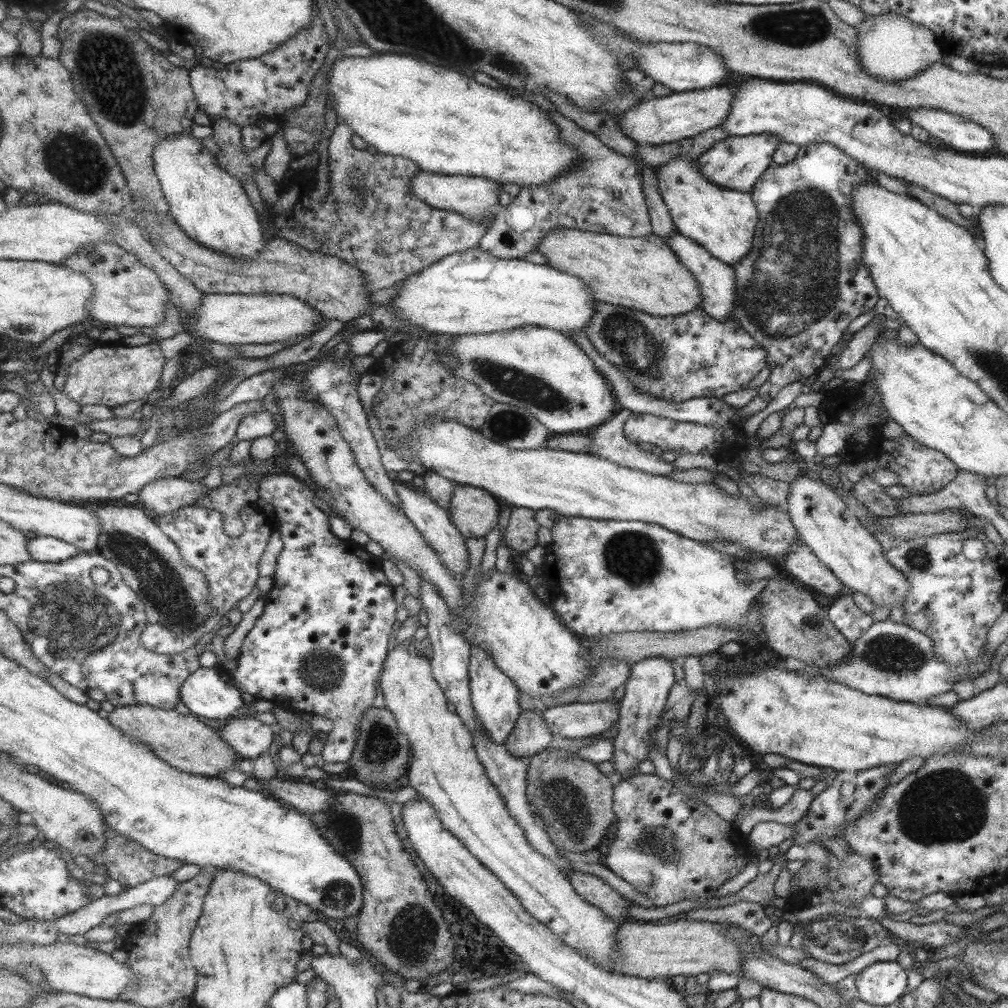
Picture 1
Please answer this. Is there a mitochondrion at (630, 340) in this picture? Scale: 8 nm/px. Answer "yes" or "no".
yes

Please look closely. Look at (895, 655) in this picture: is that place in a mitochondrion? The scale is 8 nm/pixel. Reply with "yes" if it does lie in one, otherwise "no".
yes

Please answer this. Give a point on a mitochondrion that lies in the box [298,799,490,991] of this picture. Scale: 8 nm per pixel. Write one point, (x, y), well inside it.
(405, 937)

